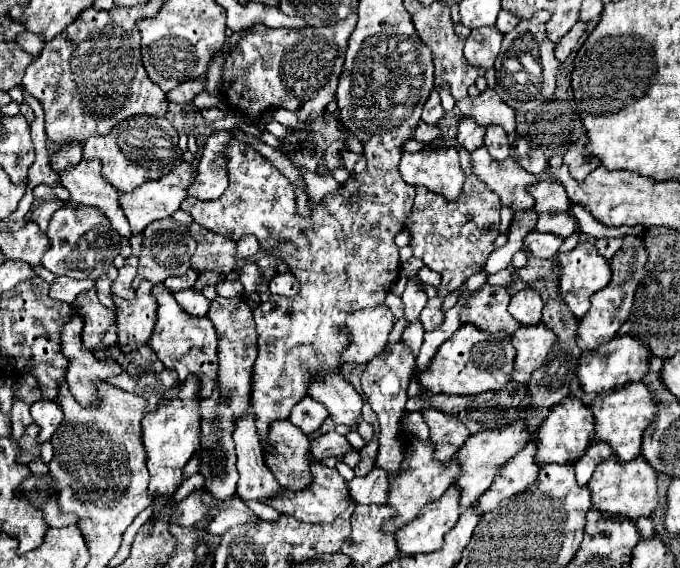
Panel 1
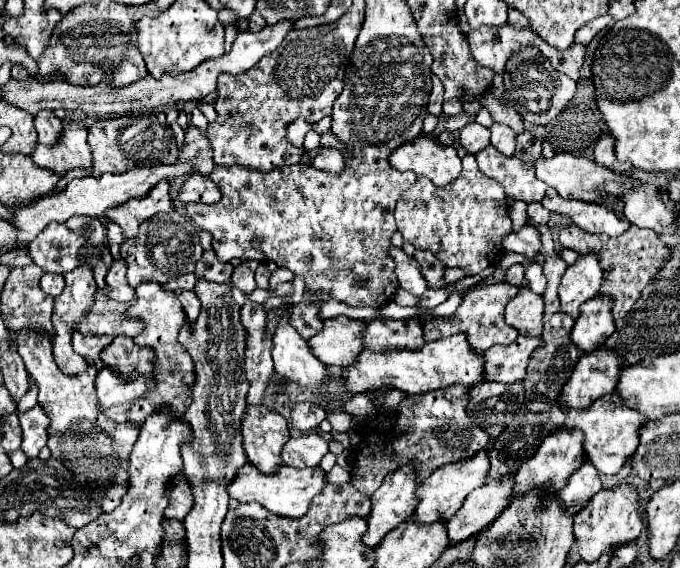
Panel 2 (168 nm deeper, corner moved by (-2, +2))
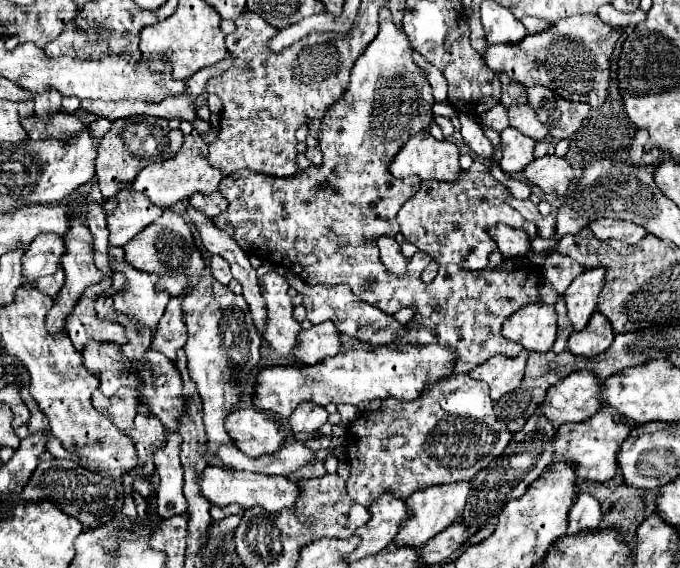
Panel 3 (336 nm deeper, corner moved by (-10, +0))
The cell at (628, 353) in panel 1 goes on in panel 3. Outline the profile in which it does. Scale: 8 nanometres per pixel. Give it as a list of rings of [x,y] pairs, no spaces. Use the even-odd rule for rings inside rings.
[[[574,371],[574,373],[570,373],[568,377],[564,377],[562,381],[558,381],[556,385],[552,385],[548,389],[546,401],[542,403],[544,415],[554,423],[556,429],[562,423],[570,423],[570,421],[578,423],[578,421],[590,419],[600,409],[600,401],[602,401],[600,399],[600,389],[602,389],[602,383],[592,371]]]

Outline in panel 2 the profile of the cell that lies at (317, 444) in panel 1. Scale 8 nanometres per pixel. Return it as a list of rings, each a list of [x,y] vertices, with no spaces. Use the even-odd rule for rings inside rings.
[[[302,433],[300,437],[290,437],[282,447],[282,465],[296,469],[318,467],[322,455],[328,453],[328,443],[316,433]]]

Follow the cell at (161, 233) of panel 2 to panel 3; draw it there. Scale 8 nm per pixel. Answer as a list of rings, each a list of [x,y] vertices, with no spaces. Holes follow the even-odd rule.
[[[166,209],[162,217],[158,217],[154,223],[150,223],[142,233],[138,233],[130,243],[124,247],[126,263],[130,263],[134,269],[148,271],[148,273],[158,273],[158,275],[202,275],[204,273],[204,257],[200,249],[194,243],[192,229],[188,221],[174,211]]]

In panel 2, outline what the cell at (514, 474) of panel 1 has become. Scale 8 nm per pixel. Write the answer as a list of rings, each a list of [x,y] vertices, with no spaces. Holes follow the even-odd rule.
[[[514,477],[492,479],[488,485],[474,489],[462,503],[462,509],[446,521],[446,535],[450,543],[462,543],[486,529],[508,507],[512,485]]]

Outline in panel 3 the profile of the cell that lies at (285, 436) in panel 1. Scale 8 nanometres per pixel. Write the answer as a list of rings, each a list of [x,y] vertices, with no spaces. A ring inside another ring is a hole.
[[[238,409],[228,419],[228,431],[234,445],[248,457],[274,455],[284,445],[284,433],[278,421],[264,419],[260,409]]]

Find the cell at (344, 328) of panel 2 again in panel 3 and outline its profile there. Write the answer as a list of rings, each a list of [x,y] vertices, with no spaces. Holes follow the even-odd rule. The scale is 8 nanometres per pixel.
[[[332,321],[314,325],[302,331],[302,351],[298,351],[298,361],[304,365],[314,365],[342,351],[342,333]]]

